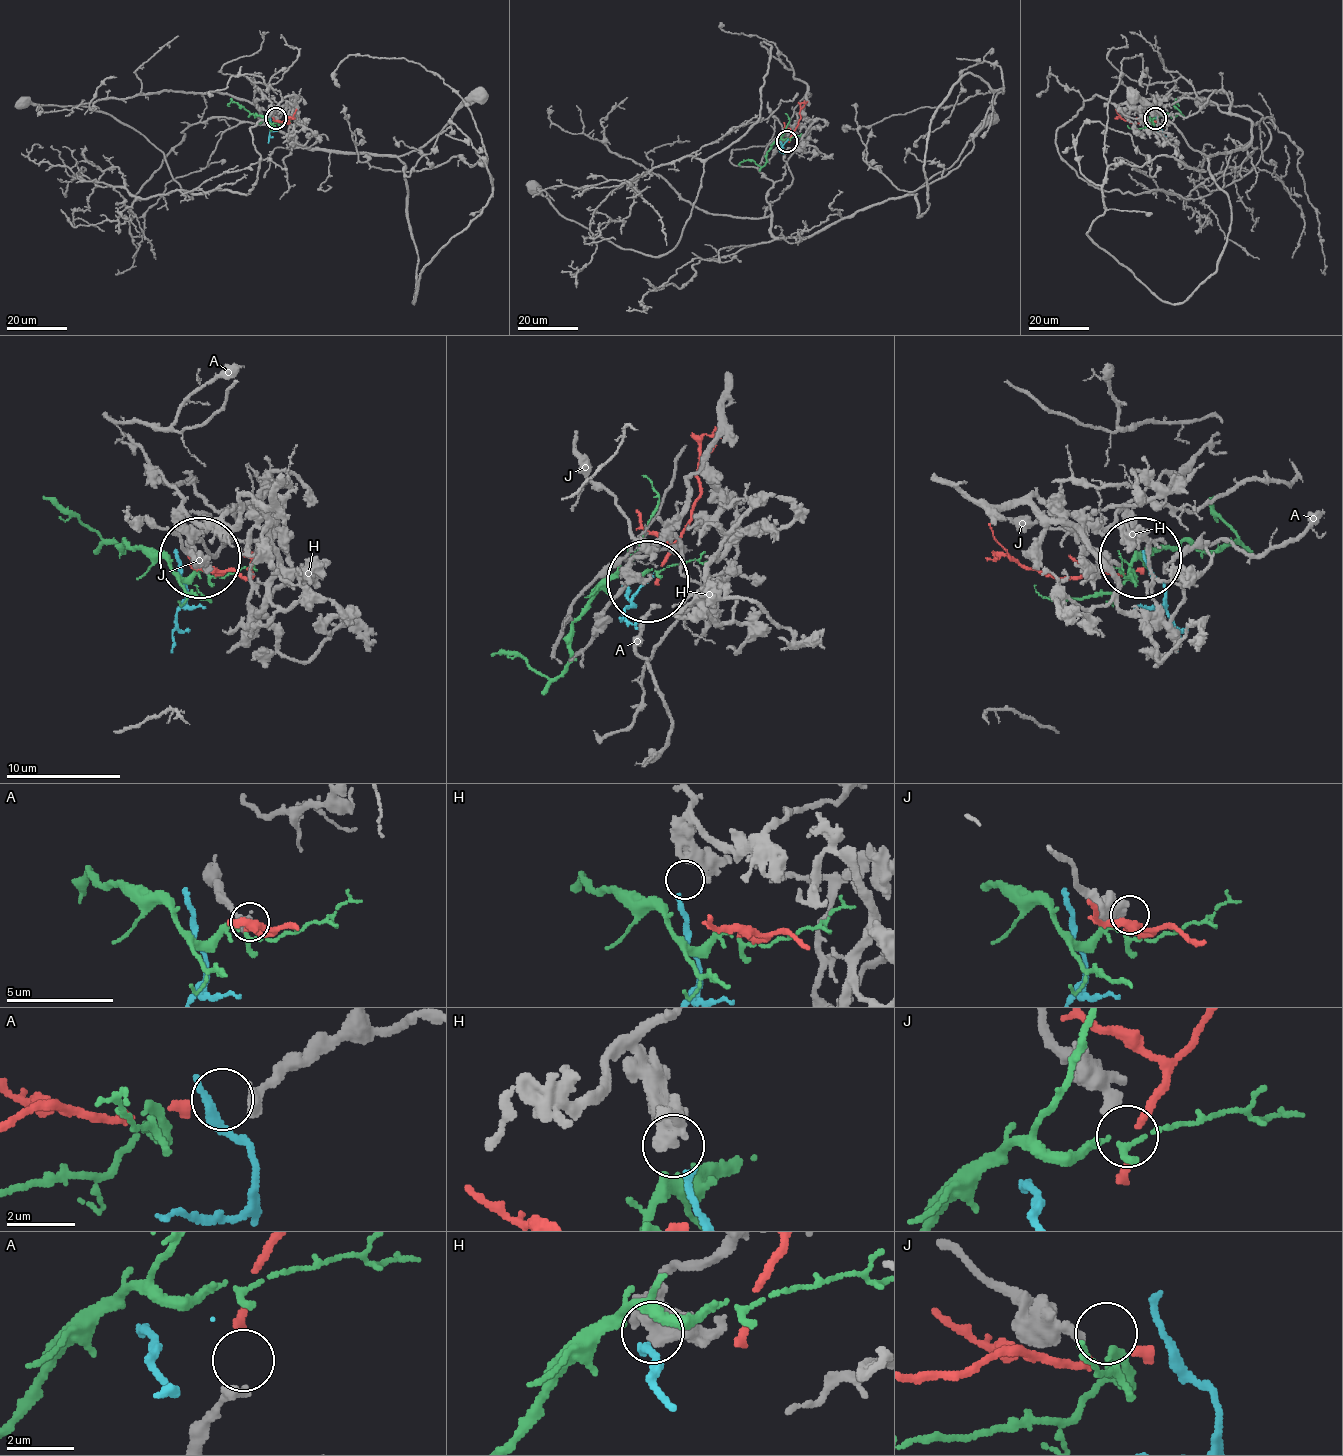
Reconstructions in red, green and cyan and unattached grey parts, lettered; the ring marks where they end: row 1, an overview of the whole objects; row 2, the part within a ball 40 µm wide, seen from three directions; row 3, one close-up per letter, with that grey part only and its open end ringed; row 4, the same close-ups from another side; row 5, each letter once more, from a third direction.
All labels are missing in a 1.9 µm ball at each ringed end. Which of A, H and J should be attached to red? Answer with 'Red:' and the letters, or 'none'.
Red: A

